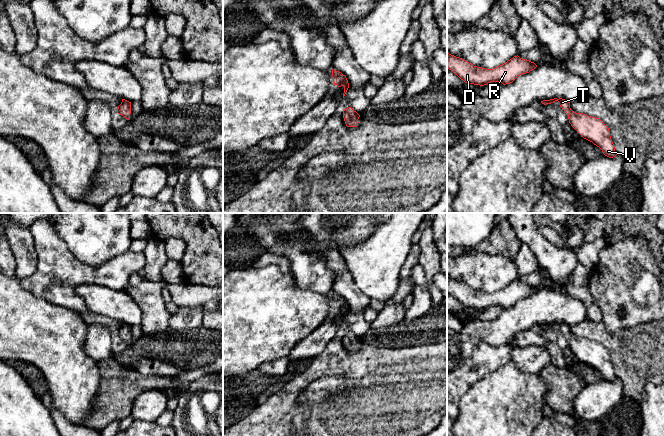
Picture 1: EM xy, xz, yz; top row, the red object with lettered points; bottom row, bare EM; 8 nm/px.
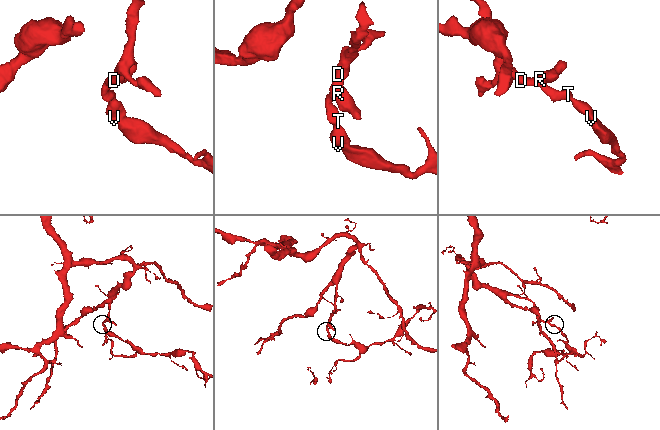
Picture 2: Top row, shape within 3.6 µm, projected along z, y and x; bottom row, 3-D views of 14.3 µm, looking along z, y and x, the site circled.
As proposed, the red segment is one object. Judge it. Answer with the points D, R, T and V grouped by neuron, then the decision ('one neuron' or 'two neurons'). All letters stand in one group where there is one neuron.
D R T V | one neuron

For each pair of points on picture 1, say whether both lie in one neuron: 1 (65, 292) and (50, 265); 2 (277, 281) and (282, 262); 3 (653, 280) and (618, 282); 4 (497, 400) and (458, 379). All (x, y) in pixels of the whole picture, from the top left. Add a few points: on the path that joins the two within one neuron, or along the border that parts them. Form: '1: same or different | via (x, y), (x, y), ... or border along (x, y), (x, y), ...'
1: same | via (64, 285), (64, 281), (57, 272)
2: different | border along (256, 269), (276, 265), (283, 272), (291, 270)
3: same | via (644, 282), (627, 282)
4: different | border along (492, 373), (481, 377), (461, 398), (459, 406)

